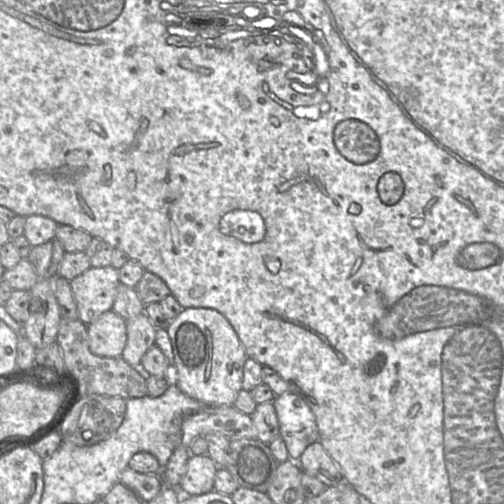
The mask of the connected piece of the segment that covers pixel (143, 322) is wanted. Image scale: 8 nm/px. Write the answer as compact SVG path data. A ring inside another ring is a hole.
M145 312L126 319L127 342L121 357L133 367L140 367L146 351L155 344L156 327Z

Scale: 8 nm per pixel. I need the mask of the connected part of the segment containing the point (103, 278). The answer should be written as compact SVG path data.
M91 266L70 280L78 319L88 325L102 313L112 310L119 283L119 269L112 266Z

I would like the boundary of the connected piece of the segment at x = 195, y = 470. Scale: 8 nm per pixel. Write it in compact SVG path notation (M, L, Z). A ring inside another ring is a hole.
M191 455L187 470L179 484L183 496L194 496L214 490L215 474L218 466L209 455Z

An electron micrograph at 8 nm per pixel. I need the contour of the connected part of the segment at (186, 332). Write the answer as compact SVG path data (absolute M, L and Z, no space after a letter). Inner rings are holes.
M192 307L183 308L179 315L169 322L166 329L174 354L172 375L177 387L207 406L234 405L242 389L243 369L248 356L230 322L215 309Z

